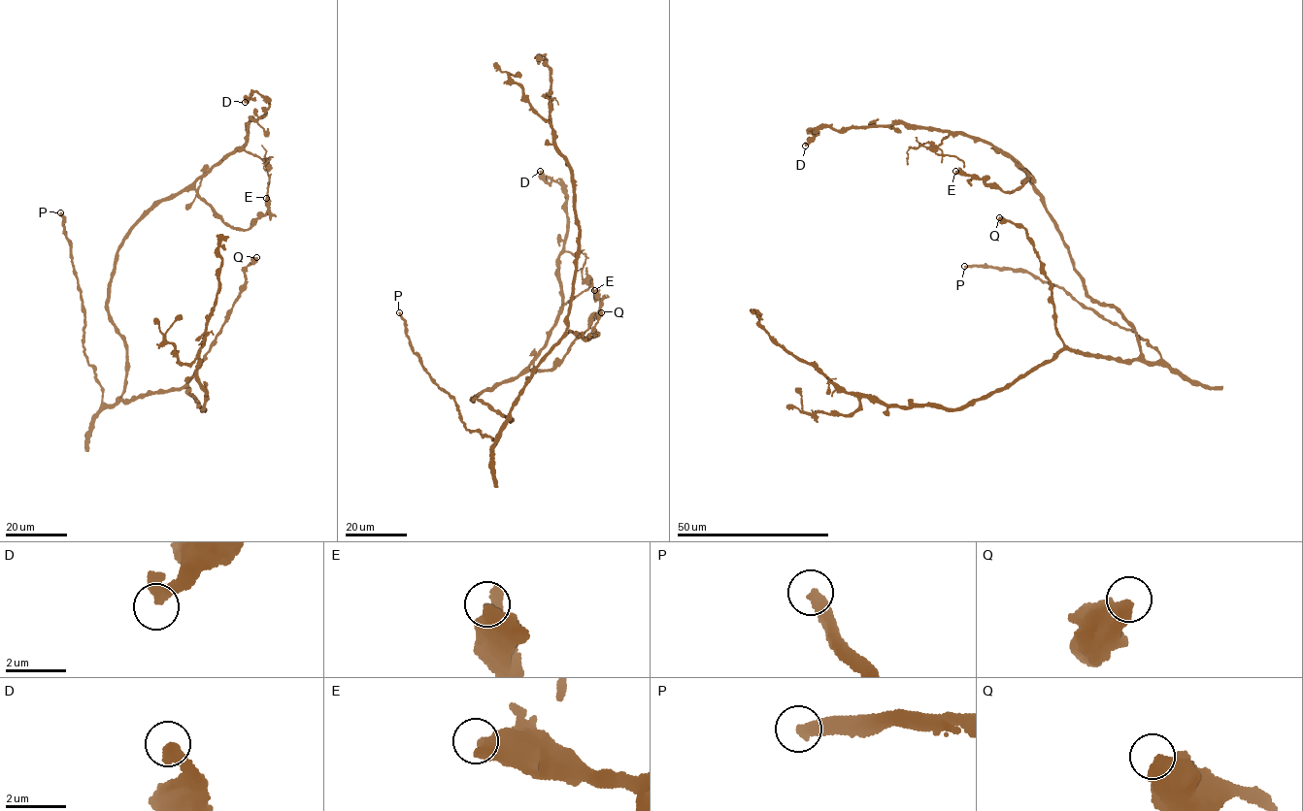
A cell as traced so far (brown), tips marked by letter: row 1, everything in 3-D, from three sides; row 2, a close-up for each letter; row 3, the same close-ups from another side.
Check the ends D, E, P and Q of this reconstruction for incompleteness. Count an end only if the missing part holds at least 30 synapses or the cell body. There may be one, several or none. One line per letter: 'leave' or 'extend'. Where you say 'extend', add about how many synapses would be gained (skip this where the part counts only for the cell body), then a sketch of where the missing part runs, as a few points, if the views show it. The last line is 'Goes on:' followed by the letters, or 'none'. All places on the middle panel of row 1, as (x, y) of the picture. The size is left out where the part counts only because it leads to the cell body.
D: leave
E: leave
P: extend; 120 synapses; course (399, 312), (394, 304), (394, 288), (407, 231), (414, 219), (429, 216), (435, 211)
Q: leave
Goes on: P

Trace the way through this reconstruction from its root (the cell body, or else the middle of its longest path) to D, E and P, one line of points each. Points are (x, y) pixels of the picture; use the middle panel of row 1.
D: (512, 419), (471, 399), (526, 368), (560, 309), (567, 194), (540, 171)
E: (512, 419), (510, 423), (492, 407), (471, 399), (527, 371), (553, 368), (598, 310), (598, 292), (594, 290)
P: (512, 419), (494, 441), (465, 428), (454, 398), (434, 382), (414, 353), (406, 320), (399, 312)

